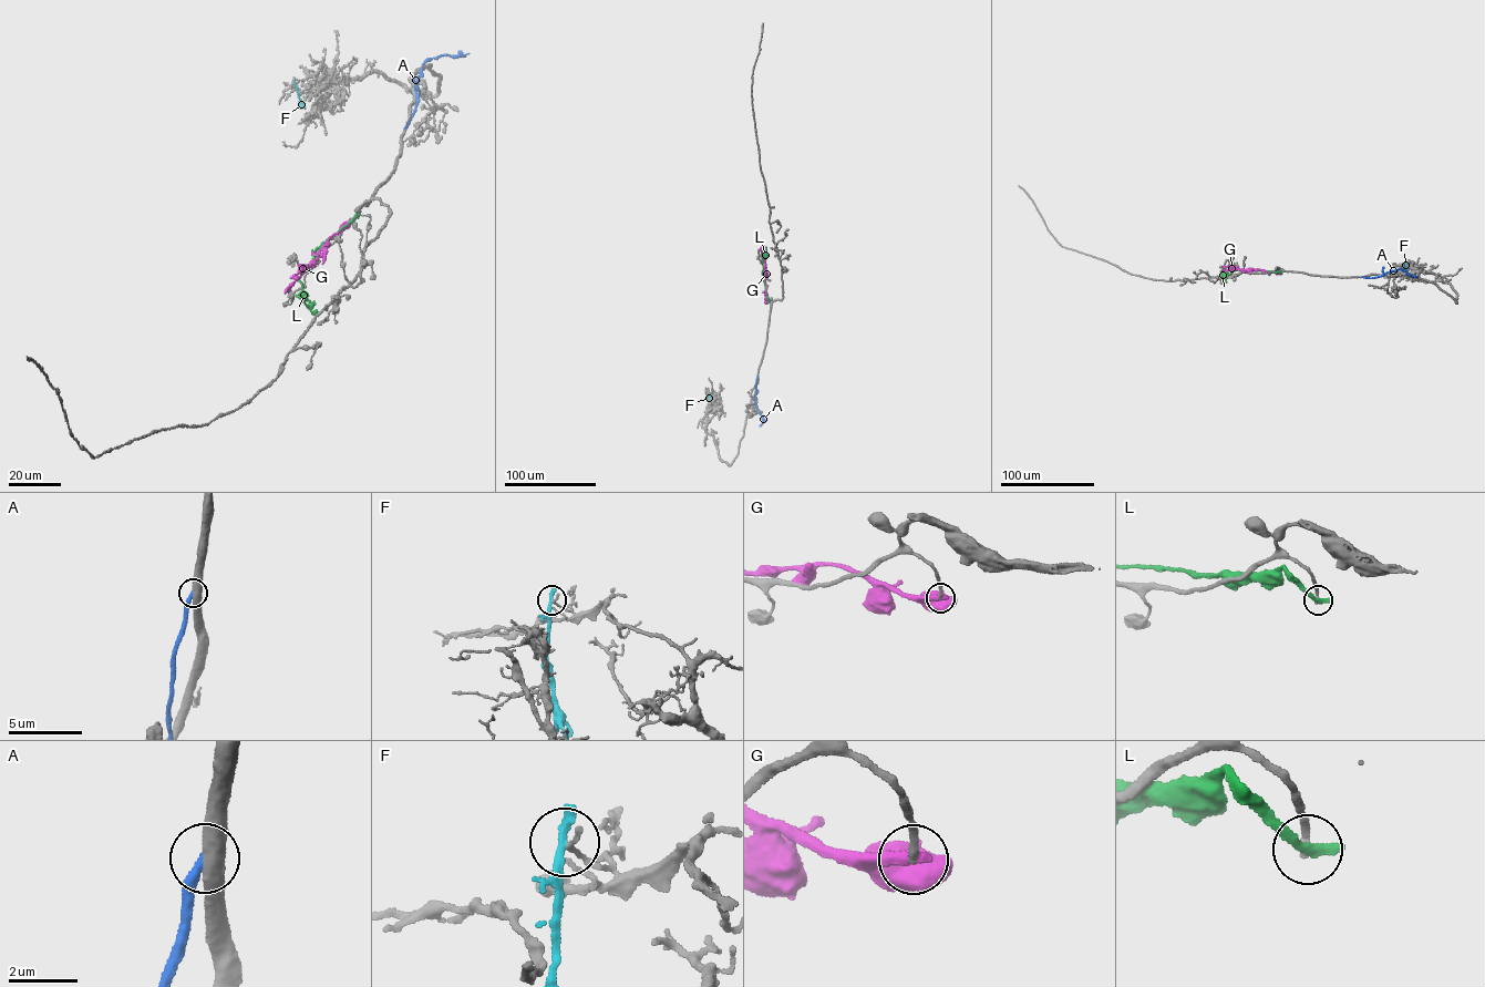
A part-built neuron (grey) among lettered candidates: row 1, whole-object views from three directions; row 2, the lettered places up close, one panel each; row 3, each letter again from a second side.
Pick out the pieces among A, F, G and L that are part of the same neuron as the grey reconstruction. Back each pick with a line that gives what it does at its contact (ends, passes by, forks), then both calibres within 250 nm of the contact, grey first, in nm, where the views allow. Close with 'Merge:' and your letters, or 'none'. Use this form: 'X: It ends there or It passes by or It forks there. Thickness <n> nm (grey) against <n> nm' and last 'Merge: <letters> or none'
Merge: none

